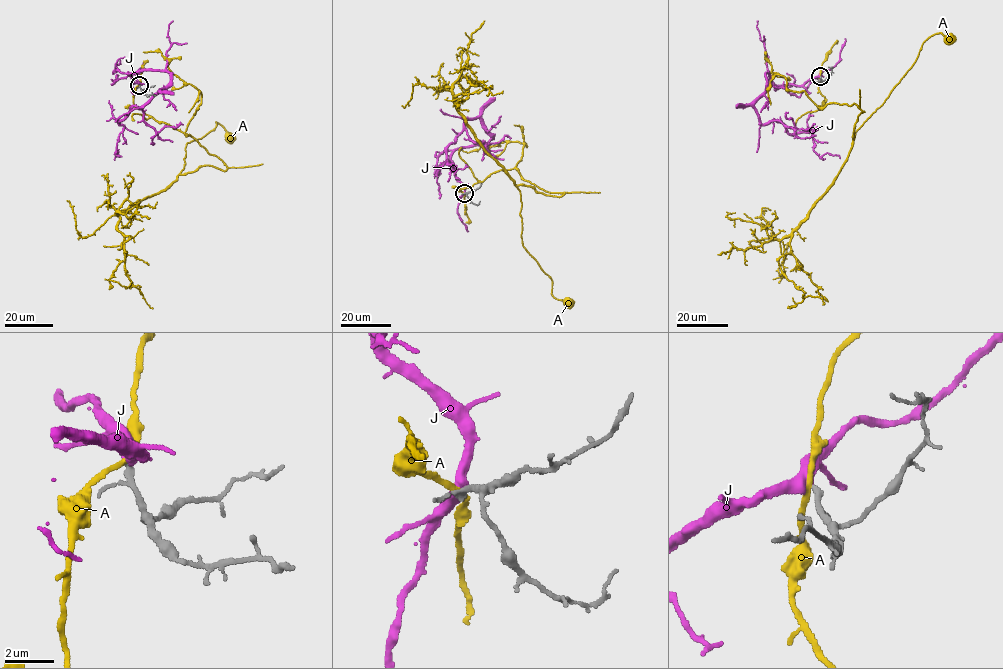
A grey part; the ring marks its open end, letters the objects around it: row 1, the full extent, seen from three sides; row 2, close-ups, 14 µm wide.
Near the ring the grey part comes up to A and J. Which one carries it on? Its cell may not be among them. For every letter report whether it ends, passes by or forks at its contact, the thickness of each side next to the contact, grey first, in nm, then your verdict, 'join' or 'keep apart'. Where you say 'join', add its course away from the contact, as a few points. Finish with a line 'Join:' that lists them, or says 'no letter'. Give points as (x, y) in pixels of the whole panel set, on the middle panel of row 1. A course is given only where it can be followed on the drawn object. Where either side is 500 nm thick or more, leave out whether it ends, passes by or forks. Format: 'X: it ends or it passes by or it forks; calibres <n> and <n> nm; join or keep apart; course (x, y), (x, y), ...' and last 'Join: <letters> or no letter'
A: it passes by; calibres 200 and 200 nm; keep apart
J: it passes by; calibres 200 and 440 nm; join; course (464, 193), (451, 154), (491, 138), (479, 117), (465, 120), (447, 148), (448, 180)
Join: J

